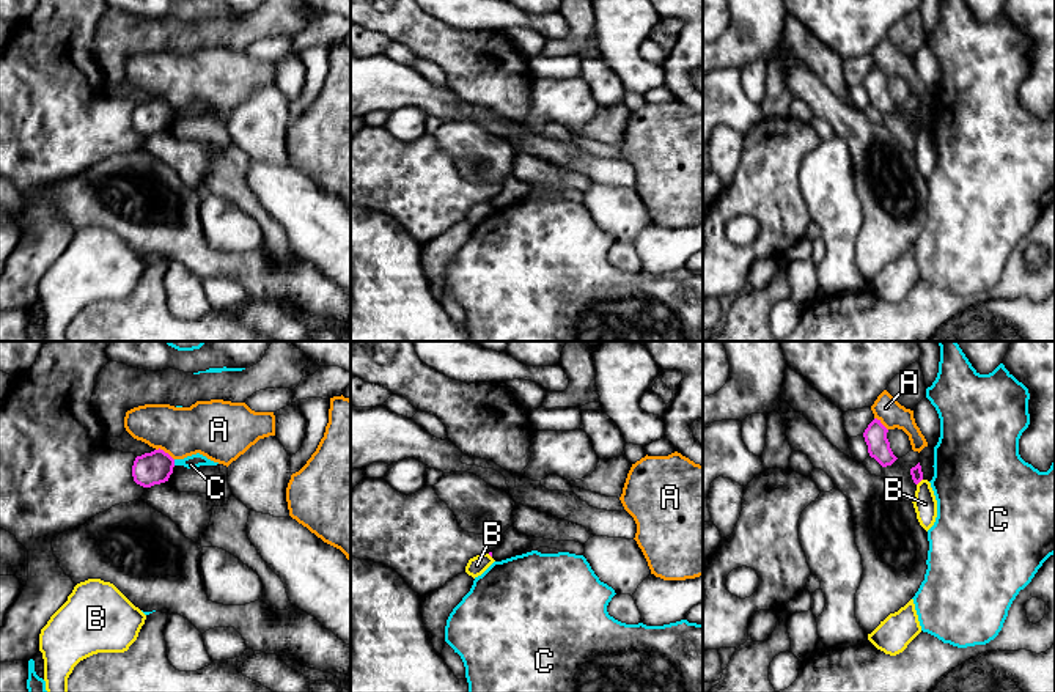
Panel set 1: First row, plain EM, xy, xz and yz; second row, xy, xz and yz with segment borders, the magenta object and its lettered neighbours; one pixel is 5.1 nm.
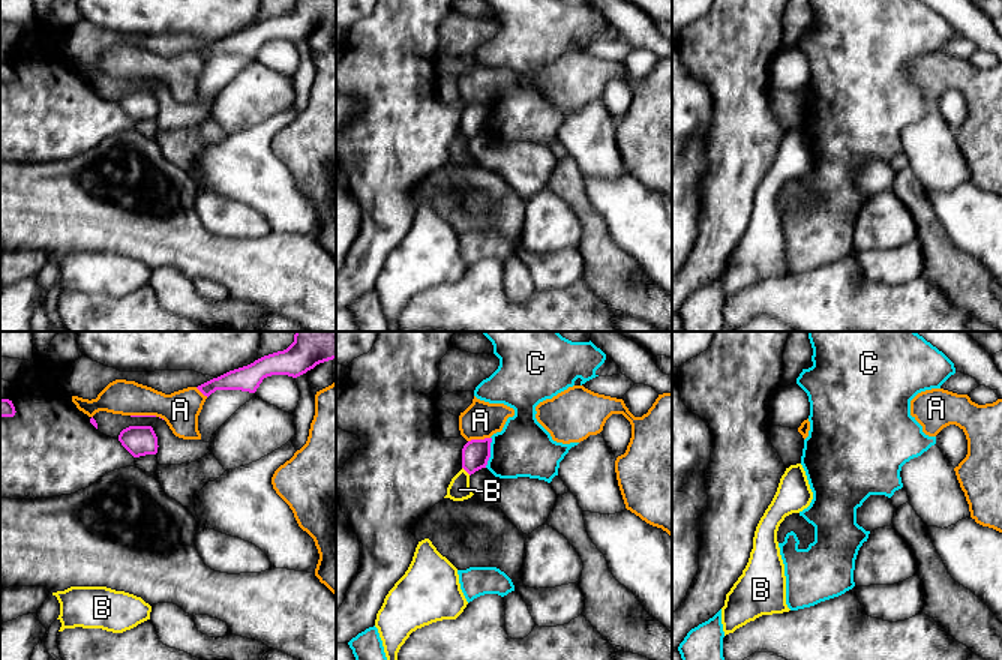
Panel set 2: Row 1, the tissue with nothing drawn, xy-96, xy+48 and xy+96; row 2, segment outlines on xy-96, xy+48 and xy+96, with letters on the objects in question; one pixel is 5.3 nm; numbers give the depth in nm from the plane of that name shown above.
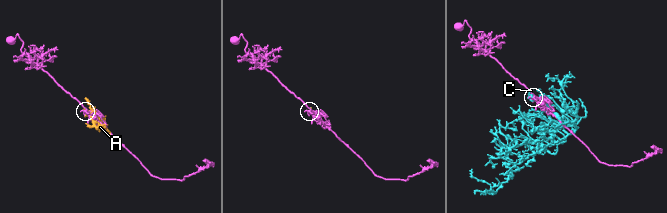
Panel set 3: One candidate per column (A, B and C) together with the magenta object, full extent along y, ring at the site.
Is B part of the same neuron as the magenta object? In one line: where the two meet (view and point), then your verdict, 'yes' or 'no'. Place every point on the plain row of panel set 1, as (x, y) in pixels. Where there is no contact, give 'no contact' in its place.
yz (920, 128) | no

